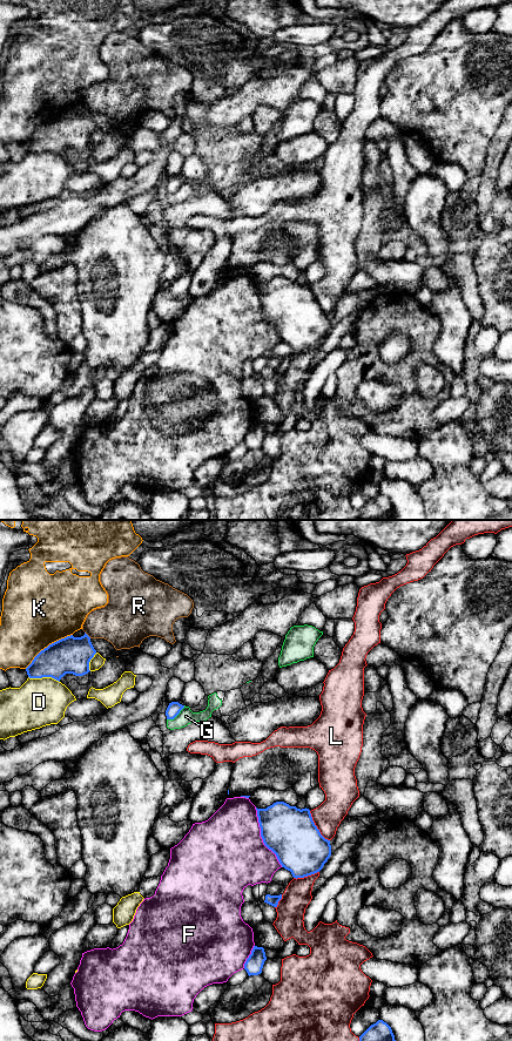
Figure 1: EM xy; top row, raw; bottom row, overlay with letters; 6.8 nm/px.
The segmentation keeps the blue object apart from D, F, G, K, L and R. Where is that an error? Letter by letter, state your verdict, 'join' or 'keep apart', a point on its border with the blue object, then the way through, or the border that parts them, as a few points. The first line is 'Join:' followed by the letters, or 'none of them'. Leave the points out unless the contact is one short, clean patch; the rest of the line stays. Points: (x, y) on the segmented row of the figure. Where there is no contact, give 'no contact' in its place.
Join: none of them
D: keep apart; meets blue in xy at (44, 676)
F: keep apart; meets blue in xy at (261, 836)
G: keep apart; meets blue in xy at (176, 715); border along xy (184, 705), (173, 718), (167, 720)
K: keep apart; meets blue in xy at (48, 646)
L: keep apart; meets blue in xy at (316, 826)
R: keep apart; meets blue in xy at (87, 635)

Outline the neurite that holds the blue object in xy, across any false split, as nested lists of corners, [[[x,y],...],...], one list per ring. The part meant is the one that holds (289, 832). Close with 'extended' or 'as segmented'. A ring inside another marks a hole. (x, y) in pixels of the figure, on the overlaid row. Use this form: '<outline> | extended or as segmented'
[[[276,802],[267,809],[257,809],[261,837],[282,867],[294,878],[304,878],[319,872],[331,856],[330,840],[325,839],[315,825],[309,809],[297,809],[284,802]]] | as segmented

